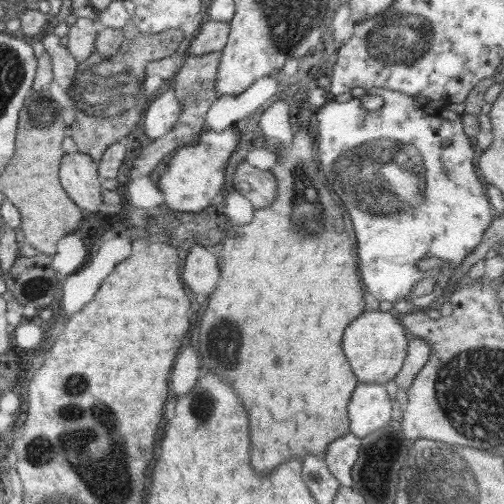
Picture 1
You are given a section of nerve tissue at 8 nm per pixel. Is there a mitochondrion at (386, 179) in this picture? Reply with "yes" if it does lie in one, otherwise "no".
yes

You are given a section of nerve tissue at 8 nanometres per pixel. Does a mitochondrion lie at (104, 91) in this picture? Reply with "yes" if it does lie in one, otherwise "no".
yes

